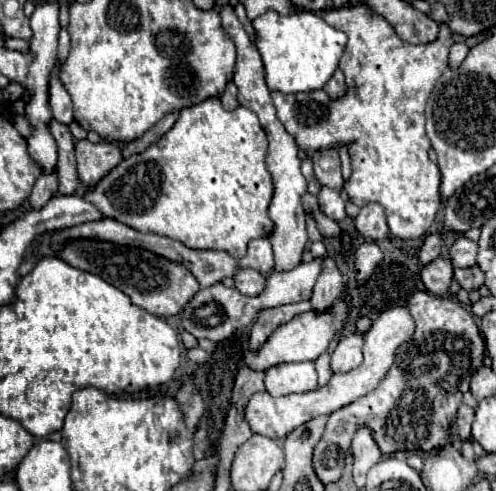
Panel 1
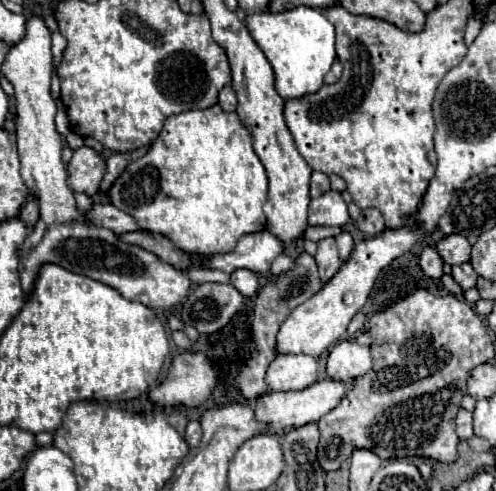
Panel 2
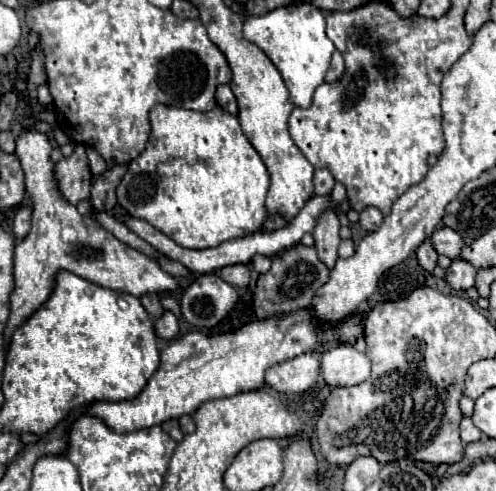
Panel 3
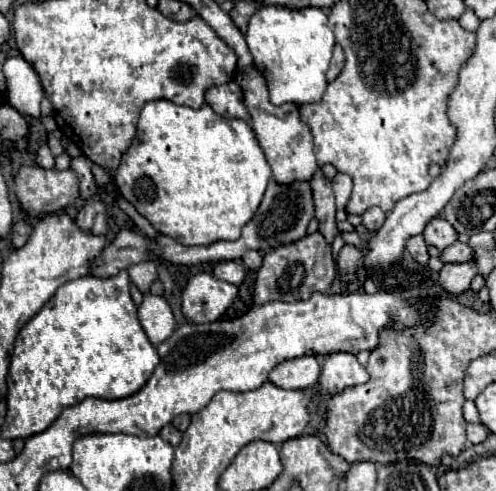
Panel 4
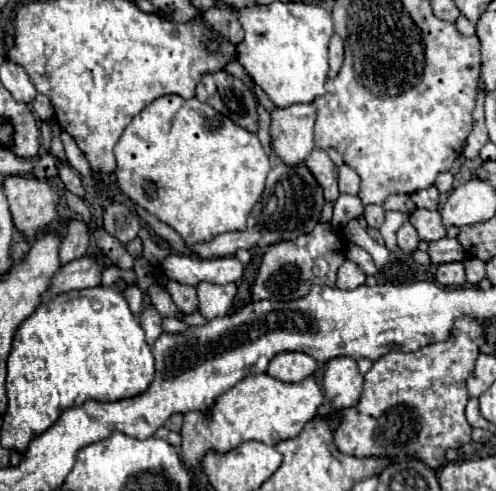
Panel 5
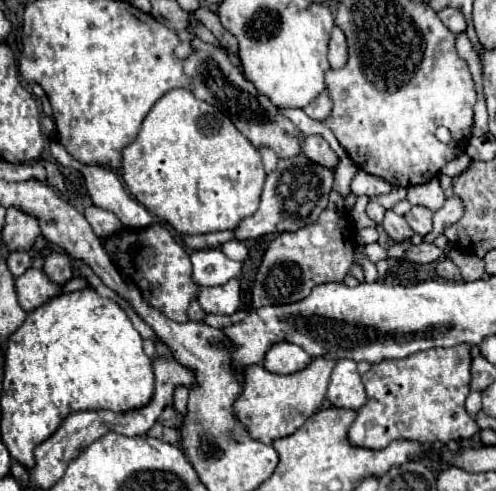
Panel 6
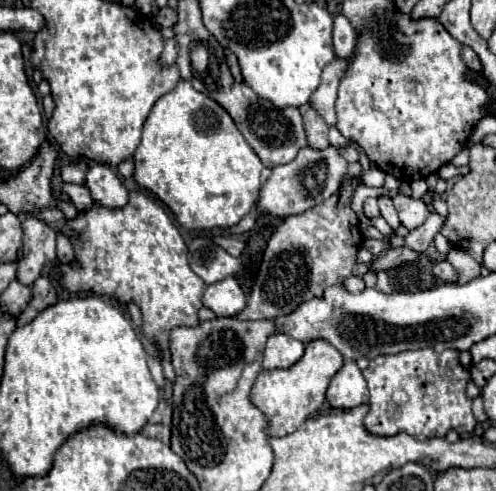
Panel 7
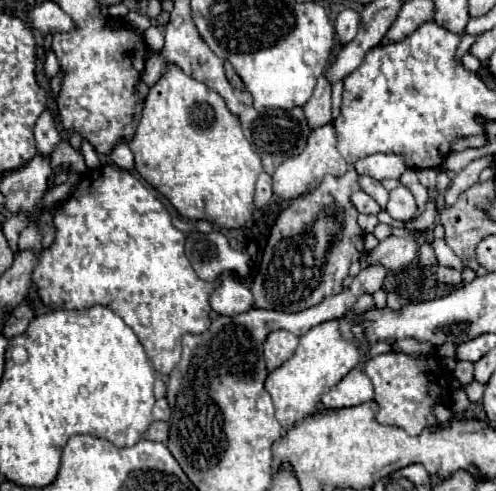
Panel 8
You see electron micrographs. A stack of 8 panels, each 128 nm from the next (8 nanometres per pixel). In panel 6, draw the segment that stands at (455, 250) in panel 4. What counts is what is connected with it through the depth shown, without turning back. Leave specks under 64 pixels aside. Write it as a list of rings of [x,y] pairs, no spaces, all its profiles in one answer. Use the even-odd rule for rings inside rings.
[[[422,242],[420,246],[412,246],[408,250],[408,260],[412,262],[418,262],[418,264],[430,264],[430,262],[436,262],[436,260],[442,260],[446,258],[448,252],[438,248],[436,244],[432,242]]]

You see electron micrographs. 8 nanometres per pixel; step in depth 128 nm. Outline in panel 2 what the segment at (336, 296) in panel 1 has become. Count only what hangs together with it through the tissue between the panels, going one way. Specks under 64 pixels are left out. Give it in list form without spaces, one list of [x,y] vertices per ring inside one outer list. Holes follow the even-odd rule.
[[[324,238],[318,242],[318,252],[316,252],[316,264],[318,264],[318,272],[320,272],[320,282],[326,284],[328,280],[332,280],[332,276],[340,270],[342,260],[338,258],[338,248],[334,238]]]

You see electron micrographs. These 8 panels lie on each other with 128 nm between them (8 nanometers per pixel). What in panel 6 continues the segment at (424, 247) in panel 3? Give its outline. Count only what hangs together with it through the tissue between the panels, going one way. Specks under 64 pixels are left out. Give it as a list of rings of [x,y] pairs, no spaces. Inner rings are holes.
[[[386,212],[384,222],[382,222],[386,234],[394,240],[394,242],[402,242],[402,240],[410,240],[412,238],[412,228],[408,226],[408,222],[402,216],[396,216],[394,212]]]

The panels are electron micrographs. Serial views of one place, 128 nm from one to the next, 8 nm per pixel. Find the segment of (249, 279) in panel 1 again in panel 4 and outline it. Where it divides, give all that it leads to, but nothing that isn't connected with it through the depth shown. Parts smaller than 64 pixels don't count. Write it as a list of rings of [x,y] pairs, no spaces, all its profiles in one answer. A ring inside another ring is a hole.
[[[224,260],[214,266],[212,274],[220,280],[226,280],[226,282],[238,286],[244,280],[244,264],[240,260]]]

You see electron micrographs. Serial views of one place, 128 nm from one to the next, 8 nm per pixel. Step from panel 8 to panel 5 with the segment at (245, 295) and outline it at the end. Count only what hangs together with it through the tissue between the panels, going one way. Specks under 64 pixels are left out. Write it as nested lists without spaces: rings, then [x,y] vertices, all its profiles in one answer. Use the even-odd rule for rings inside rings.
[[[200,282],[196,286],[198,292],[198,312],[206,318],[218,318],[218,316],[226,316],[232,300],[236,296],[236,284],[212,284],[212,282]]]

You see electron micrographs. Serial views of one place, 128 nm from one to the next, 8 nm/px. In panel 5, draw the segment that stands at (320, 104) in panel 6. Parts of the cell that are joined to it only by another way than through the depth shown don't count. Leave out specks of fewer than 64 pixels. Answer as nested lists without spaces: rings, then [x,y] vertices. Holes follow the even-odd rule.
[[[292,104],[288,108],[274,108],[270,112],[270,118],[274,156],[284,164],[304,164],[308,152],[314,148],[314,106]]]

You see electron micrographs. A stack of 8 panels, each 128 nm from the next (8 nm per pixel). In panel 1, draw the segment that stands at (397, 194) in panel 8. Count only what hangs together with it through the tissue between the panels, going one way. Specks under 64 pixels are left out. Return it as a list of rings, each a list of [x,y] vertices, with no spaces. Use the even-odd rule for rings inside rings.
[[[464,236],[458,238],[450,248],[450,260],[454,268],[476,266],[476,256],[478,256],[478,244]]]

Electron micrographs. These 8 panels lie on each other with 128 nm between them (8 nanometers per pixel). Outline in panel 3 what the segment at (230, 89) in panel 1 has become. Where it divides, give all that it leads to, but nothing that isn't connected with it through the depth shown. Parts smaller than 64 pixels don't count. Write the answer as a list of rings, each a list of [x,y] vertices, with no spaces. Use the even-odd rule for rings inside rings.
[[[220,86],[220,88],[216,88],[216,102],[218,102],[226,112],[230,112],[230,114],[236,114],[236,112],[238,112],[238,108],[236,108],[236,98],[234,98],[230,86]]]

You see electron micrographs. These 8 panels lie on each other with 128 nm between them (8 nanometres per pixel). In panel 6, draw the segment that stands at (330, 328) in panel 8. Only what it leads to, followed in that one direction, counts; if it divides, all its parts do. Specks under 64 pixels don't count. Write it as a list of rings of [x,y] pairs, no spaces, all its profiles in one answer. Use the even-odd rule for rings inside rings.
[[[314,358],[308,368],[288,376],[276,376],[264,366],[250,366],[244,374],[244,390],[232,404],[232,412],[254,440],[272,444],[278,438],[294,434],[322,406],[332,368],[334,362],[324,358]]]

